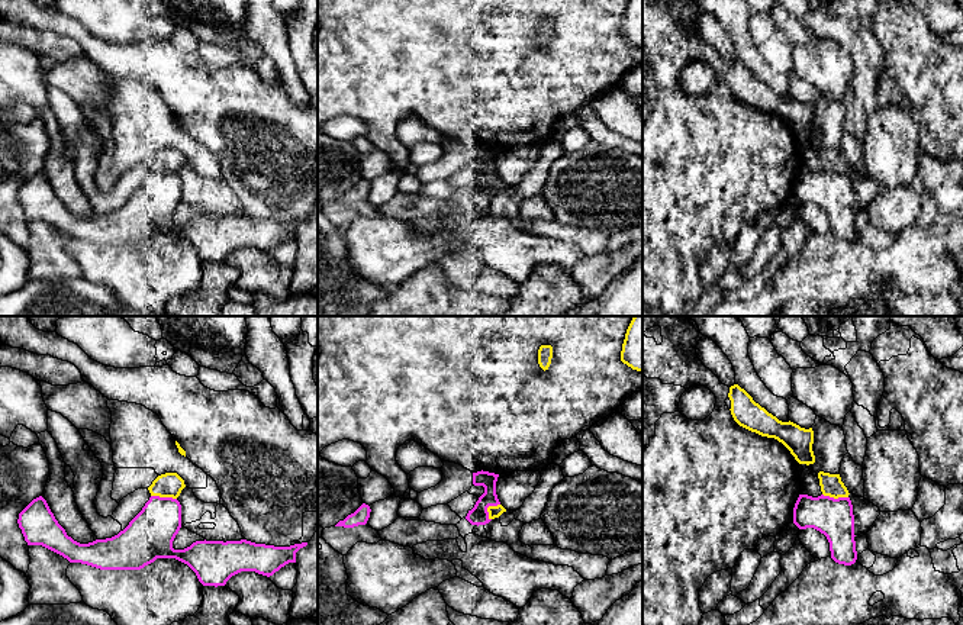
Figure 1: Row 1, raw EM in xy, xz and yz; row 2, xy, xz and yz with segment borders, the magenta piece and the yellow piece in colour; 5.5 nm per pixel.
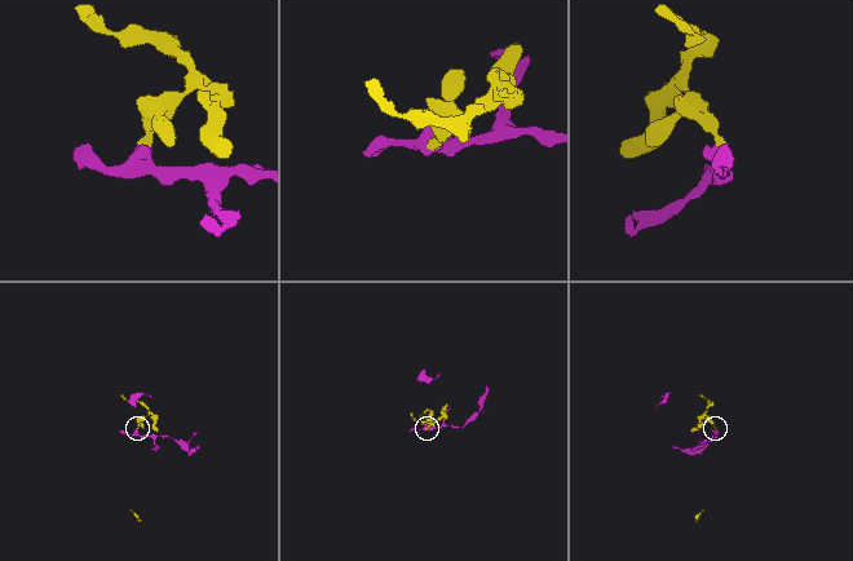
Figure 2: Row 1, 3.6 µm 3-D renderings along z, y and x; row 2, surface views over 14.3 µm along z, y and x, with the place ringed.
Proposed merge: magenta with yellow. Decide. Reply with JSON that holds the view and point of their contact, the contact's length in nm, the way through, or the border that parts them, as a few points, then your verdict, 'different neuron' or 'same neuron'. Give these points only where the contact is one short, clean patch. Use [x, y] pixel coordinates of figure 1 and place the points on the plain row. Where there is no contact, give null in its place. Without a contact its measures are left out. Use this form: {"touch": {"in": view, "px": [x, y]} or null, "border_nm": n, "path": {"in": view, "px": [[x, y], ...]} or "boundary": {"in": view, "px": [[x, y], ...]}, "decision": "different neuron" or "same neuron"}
{"touch": {"in": "xy", "px": [164, 173]}, "border_nm": 150, "decision": "different neuron"}

